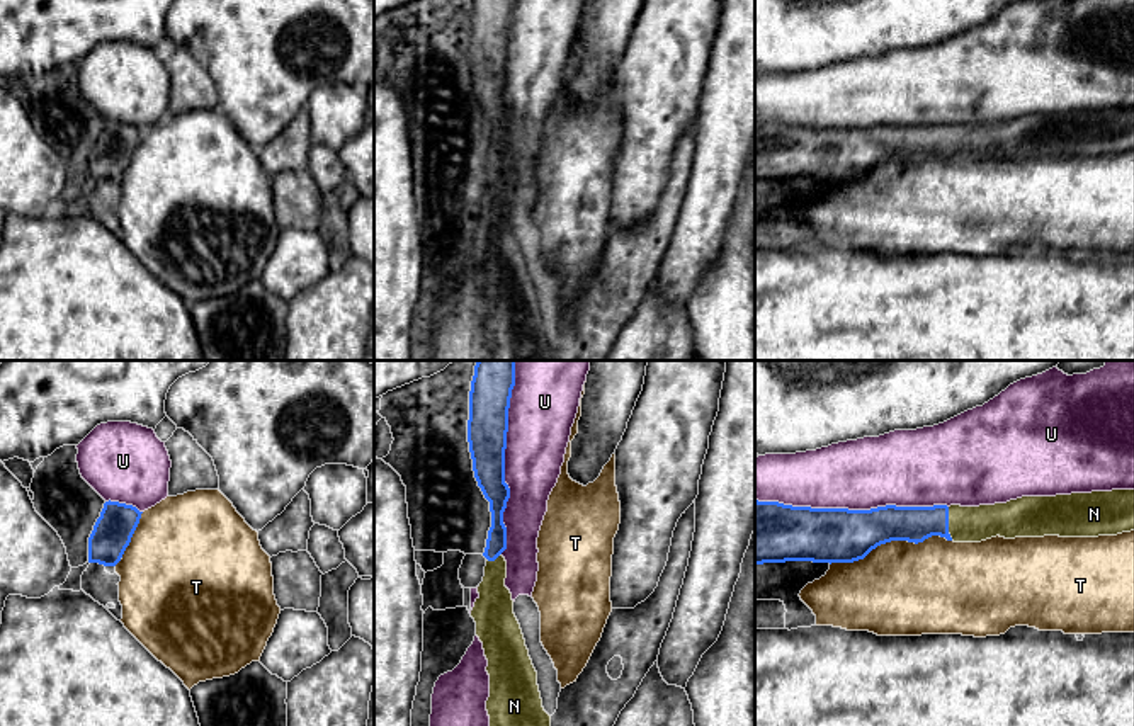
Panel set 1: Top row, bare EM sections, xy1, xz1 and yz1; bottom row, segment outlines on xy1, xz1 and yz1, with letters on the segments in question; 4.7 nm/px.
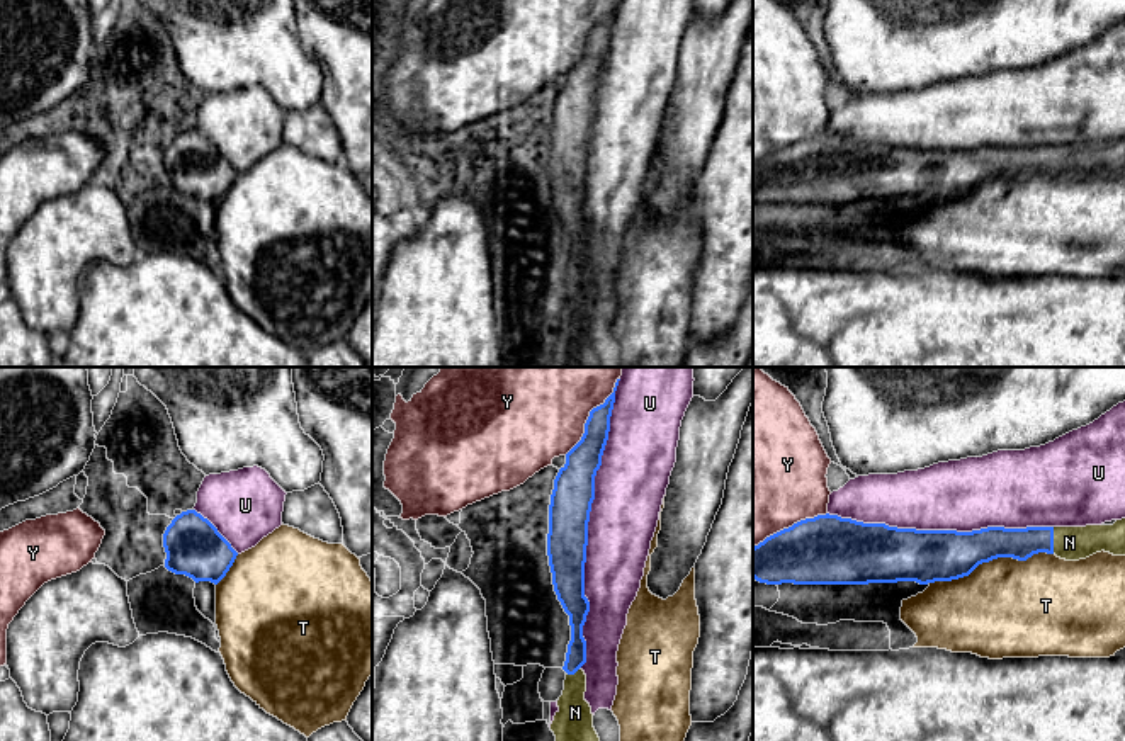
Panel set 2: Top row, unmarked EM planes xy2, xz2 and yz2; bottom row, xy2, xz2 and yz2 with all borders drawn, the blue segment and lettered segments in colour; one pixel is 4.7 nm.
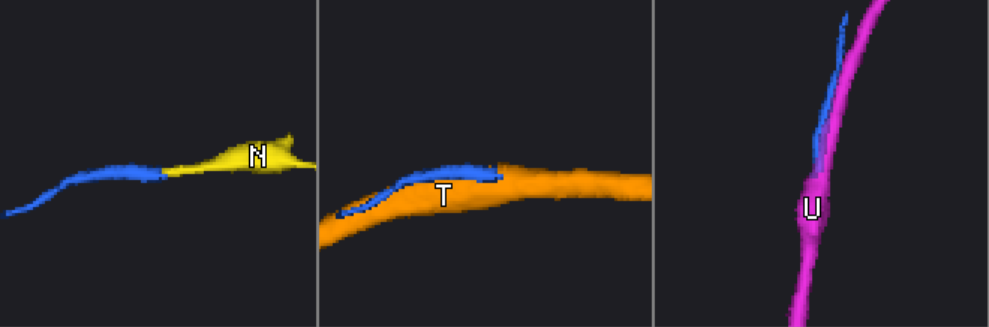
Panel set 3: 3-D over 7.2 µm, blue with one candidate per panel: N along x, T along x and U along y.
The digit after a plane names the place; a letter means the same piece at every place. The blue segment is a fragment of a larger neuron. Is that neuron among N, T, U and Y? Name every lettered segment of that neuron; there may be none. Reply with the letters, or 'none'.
N

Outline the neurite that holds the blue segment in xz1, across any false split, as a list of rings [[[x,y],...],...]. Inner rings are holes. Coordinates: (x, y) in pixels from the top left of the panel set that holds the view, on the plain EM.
[[[471,0],[468,61],[474,97],[490,121],[491,131],[491,146],[483,172],[486,177],[485,196],[478,206],[479,216],[474,221],[471,236],[476,241],[476,255],[483,262],[488,279],[490,316],[486,320],[486,330],[491,349],[490,360],[556,360],[551,349],[551,335],[542,326],[537,291],[513,233],[512,213],[505,206],[507,180],[502,172],[507,168],[507,146],[503,143],[503,131],[510,117],[510,107],[505,102],[505,68],[513,5],[515,0]]]

